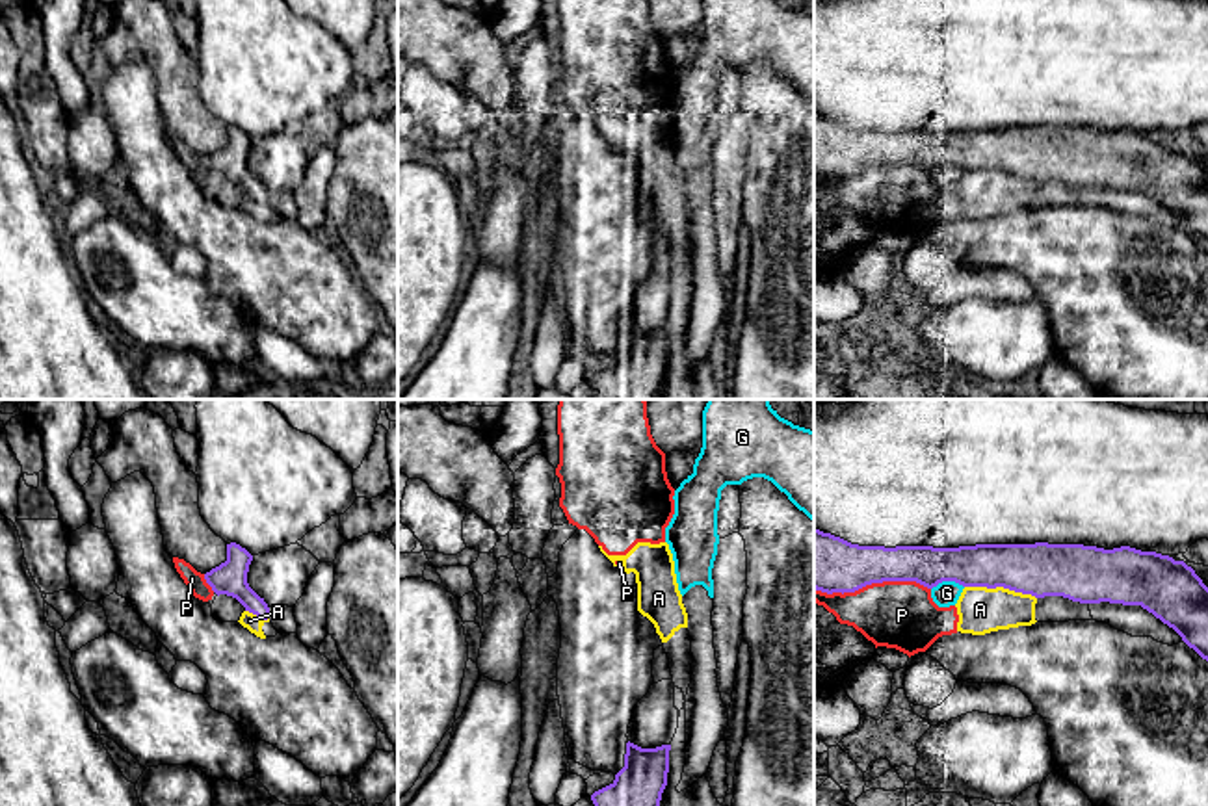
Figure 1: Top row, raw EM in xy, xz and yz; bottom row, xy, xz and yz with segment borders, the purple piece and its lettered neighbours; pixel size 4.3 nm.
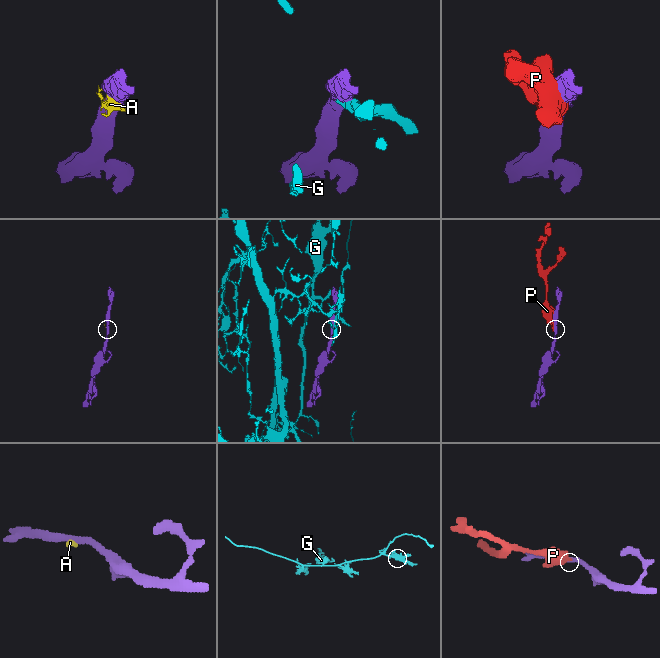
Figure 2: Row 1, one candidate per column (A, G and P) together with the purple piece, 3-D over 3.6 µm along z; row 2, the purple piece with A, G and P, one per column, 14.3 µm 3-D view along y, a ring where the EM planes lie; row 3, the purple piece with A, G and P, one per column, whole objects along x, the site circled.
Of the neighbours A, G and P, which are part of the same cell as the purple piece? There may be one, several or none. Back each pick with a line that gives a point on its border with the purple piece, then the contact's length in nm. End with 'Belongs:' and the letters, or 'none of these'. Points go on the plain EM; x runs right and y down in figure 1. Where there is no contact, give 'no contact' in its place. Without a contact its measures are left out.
Belongs: none of these

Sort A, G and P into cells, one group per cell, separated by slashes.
A P / G

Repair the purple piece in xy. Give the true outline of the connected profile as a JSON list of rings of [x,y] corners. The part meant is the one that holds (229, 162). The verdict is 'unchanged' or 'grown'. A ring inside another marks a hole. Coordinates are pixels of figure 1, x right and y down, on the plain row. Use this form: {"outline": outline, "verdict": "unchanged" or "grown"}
{"outline": [[[236,126],[227,128],[227,145],[204,158],[212,175],[236,182],[245,195],[260,204],[269,202],[269,191],[247,167],[253,139]]], "verdict": "unchanged"}

